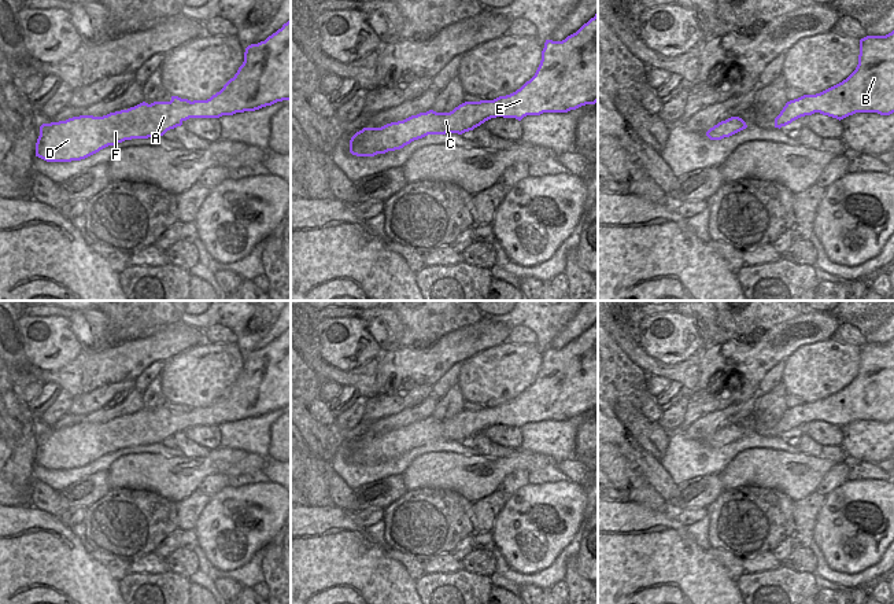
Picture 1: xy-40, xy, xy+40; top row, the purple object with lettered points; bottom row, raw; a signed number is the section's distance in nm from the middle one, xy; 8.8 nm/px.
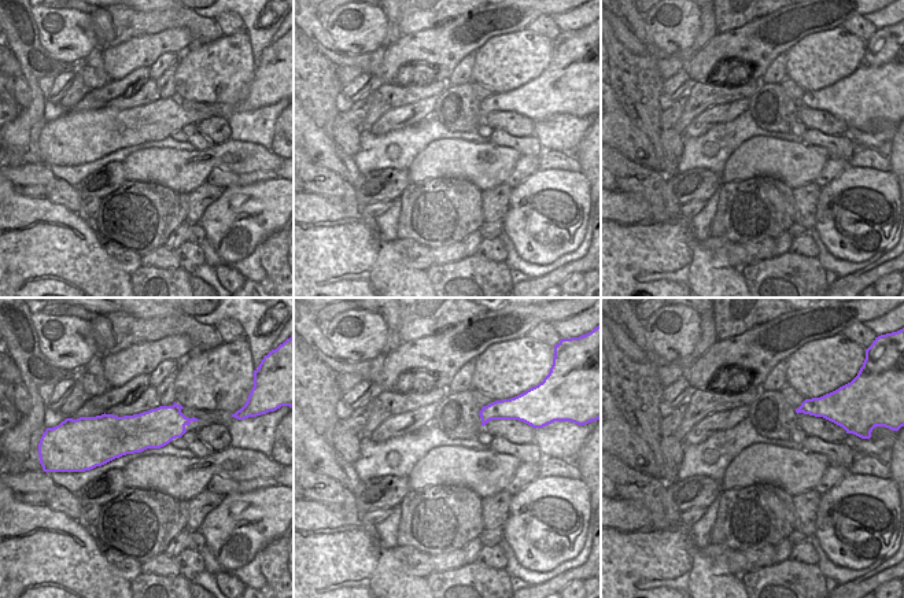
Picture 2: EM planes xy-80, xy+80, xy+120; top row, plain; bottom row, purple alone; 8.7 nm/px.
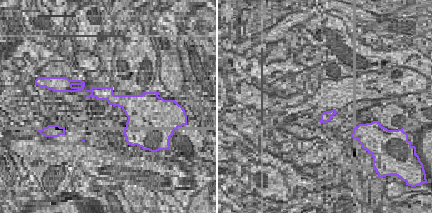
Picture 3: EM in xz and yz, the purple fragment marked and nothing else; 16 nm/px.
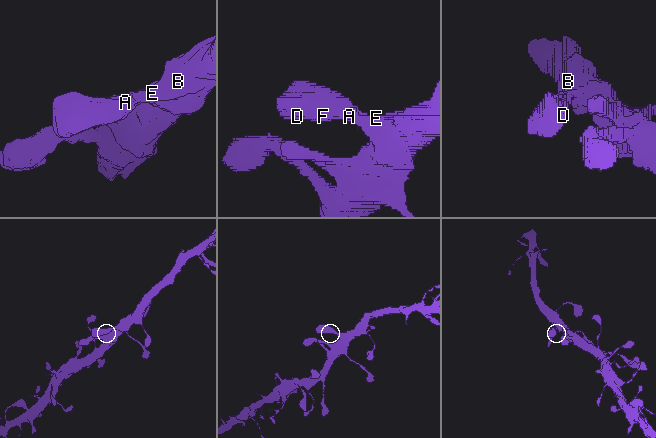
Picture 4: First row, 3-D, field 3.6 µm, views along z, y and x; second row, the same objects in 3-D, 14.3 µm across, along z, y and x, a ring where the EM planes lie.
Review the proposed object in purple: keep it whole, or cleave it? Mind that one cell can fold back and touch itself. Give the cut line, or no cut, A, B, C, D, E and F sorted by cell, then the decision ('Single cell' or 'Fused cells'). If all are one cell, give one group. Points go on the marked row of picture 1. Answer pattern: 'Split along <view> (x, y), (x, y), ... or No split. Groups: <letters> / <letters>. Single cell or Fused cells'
No split. Groups: A B C D E F. Single cell

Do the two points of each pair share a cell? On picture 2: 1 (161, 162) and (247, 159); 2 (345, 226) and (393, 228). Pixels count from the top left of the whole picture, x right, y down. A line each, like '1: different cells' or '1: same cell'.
1: same cell
2: different cells

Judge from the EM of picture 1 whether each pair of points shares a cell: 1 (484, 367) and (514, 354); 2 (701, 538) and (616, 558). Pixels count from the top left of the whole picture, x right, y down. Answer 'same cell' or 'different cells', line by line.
1: same cell
2: different cells

